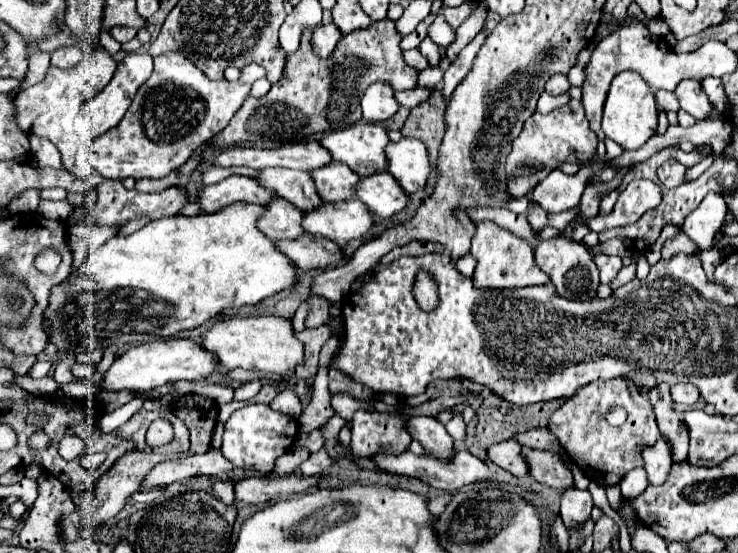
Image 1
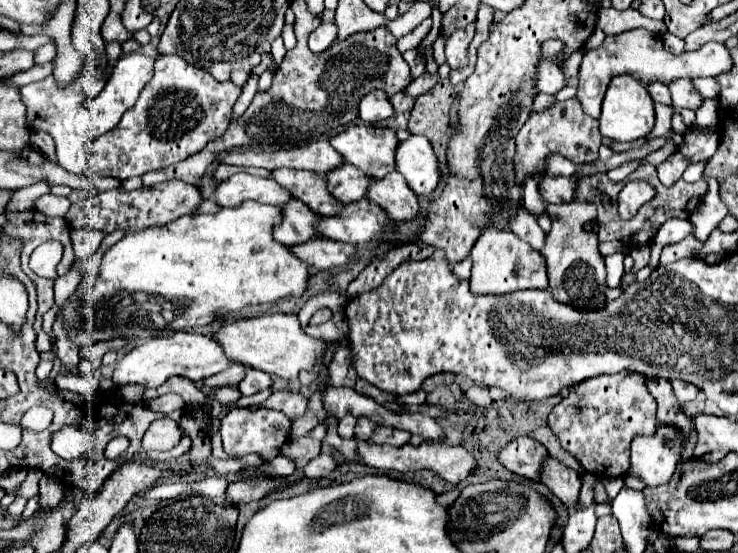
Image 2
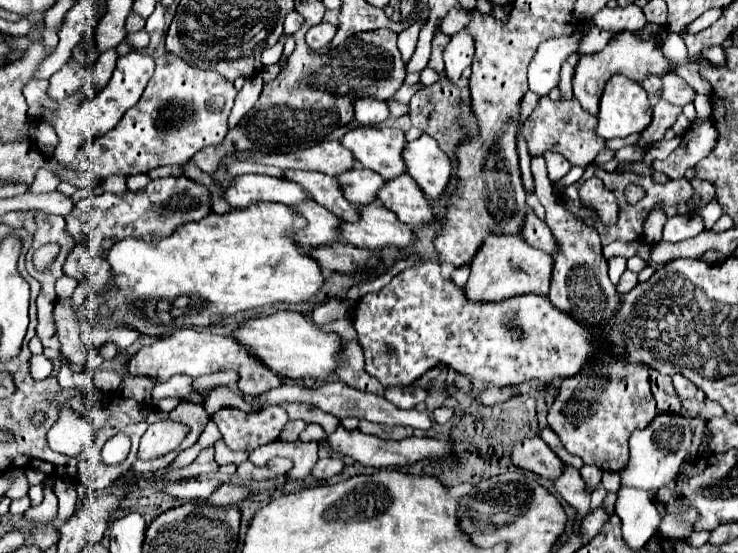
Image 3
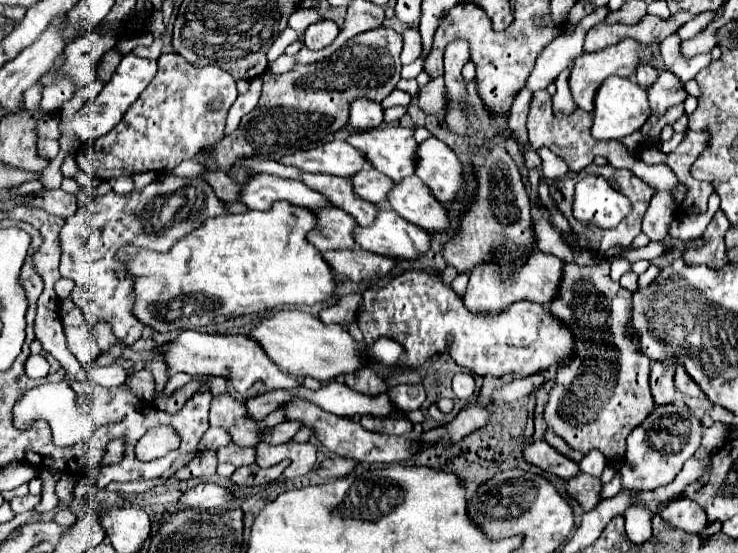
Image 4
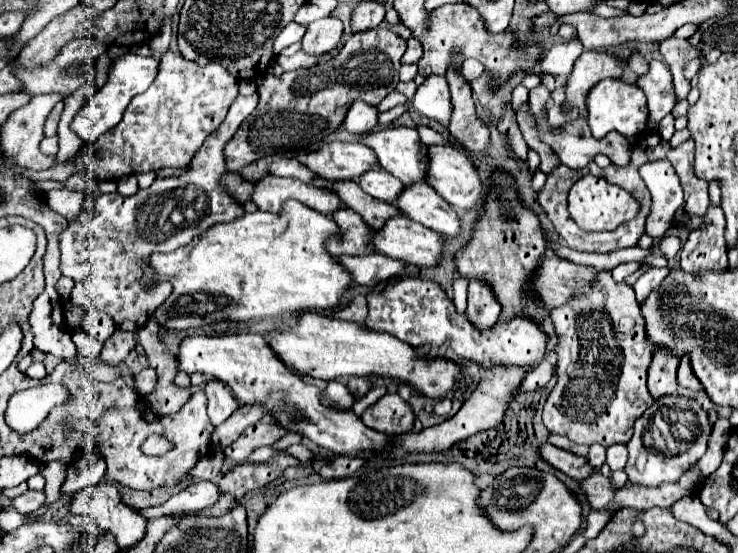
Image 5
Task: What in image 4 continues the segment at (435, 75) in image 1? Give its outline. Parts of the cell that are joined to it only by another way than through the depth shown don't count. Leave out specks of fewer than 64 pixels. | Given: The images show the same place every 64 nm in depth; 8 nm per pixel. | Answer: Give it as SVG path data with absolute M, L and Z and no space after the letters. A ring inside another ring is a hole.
M394 90L392 94L388 94L382 102L382 108L390 108L390 106L408 106L410 104L410 96L402 90Z

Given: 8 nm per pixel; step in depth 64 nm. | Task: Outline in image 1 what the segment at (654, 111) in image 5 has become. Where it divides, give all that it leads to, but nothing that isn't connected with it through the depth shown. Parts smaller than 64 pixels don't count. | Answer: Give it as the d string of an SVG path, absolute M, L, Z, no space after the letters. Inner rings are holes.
M682 80L674 88L674 96L680 102L680 108L686 110L688 114L692 114L696 120L706 118L712 110L708 96L704 94L700 82L696 82L696 80Z

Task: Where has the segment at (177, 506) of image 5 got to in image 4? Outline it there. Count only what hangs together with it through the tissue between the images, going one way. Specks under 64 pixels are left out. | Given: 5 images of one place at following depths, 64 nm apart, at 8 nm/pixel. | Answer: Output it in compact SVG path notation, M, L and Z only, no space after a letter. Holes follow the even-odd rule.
M200 482L196 486L192 486L188 492L184 492L178 498L178 508L186 510L186 508L194 508L194 510L218 510L222 508L222 502L232 498L228 490L222 490L222 486L214 484L214 482Z

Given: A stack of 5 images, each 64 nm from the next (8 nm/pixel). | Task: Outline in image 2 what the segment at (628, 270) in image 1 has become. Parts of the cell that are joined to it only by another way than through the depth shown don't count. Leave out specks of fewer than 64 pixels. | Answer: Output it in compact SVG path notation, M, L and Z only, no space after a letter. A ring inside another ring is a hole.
M644 244L633 248L630 252L630 256L634 260L634 265L630 272L636 274L638 270L649 264L650 244Z

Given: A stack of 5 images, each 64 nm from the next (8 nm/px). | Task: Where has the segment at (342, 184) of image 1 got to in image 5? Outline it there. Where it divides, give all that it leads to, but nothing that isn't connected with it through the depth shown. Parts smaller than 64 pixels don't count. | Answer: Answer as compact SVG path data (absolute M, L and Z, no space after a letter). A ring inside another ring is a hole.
M370 170L364 176L360 176L358 184L366 194L382 202L394 202L404 190L402 182L396 180L392 174L388 174L386 170Z

